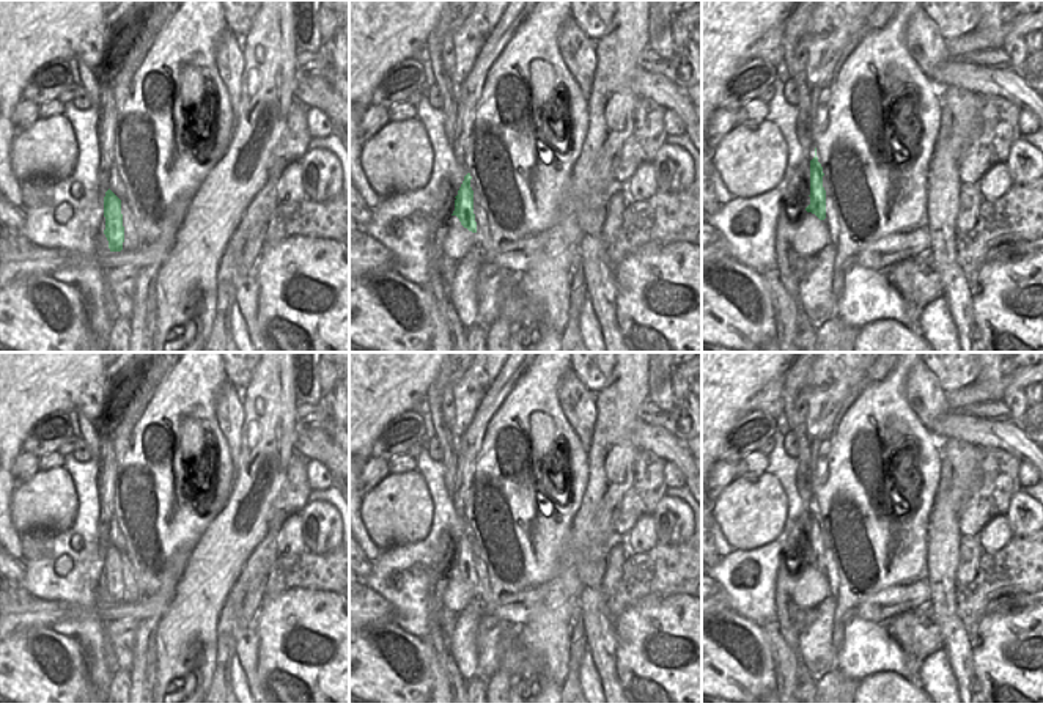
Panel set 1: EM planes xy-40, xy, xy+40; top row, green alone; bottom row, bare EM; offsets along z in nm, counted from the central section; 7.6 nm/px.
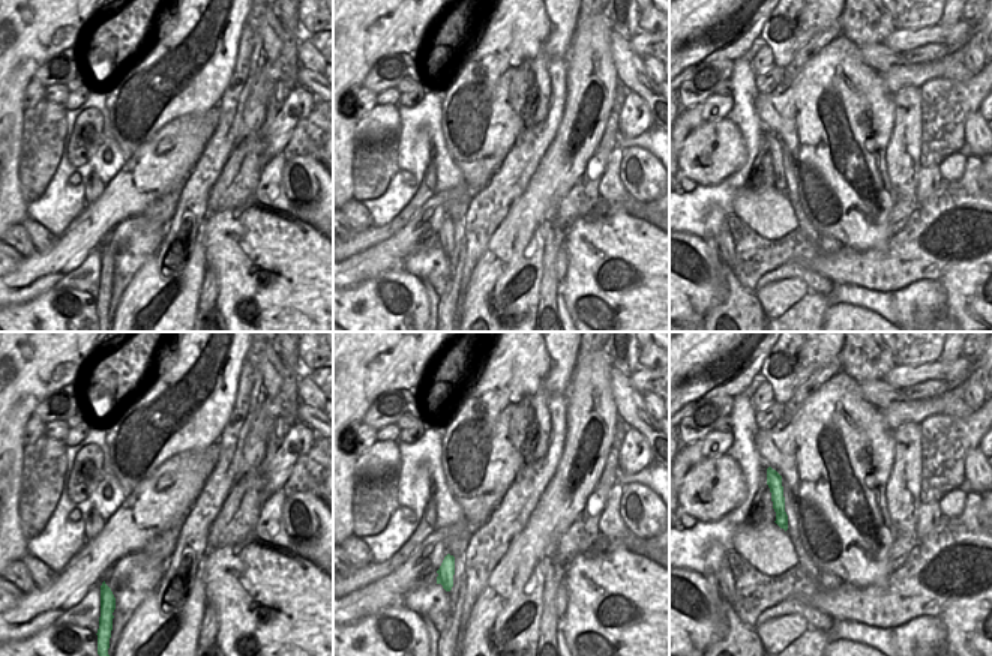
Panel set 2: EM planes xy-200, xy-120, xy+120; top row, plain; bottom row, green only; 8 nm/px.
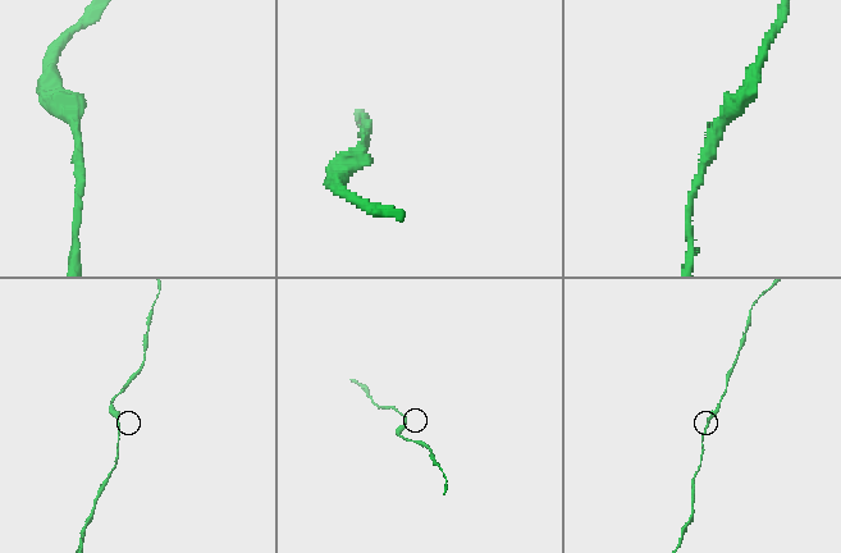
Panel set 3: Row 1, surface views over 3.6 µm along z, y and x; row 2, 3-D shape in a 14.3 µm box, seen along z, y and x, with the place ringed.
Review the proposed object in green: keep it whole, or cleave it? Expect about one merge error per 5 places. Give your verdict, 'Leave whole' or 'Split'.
Leave whole.

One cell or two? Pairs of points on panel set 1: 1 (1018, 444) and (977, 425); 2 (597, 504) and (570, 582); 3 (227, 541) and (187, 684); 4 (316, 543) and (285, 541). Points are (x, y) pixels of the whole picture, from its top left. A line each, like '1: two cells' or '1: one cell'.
1: one cell
2: one cell
3: two cells
4: two cells

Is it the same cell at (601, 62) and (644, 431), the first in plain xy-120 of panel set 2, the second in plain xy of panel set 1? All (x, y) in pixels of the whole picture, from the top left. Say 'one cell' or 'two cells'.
two cells

